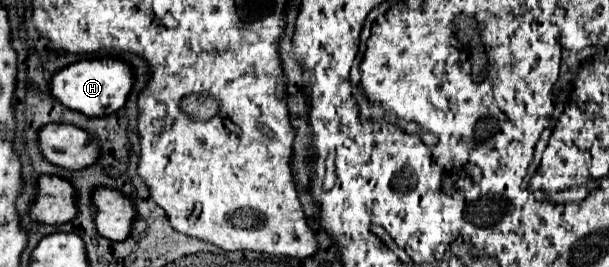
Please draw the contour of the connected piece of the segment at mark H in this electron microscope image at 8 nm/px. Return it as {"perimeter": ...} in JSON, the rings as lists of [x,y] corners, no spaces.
{"perimeter":[[[94,58],[94,60],[80,60],[52,78],[52,96],[60,100],[66,108],[78,110],[84,116],[108,116],[126,106],[130,90],[134,86],[134,72],[126,60],[120,58]]]}

